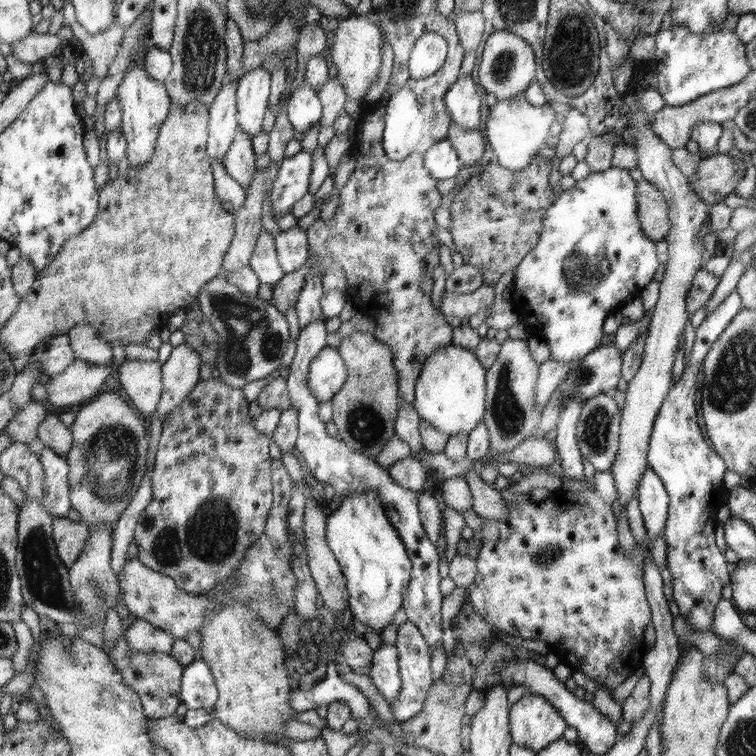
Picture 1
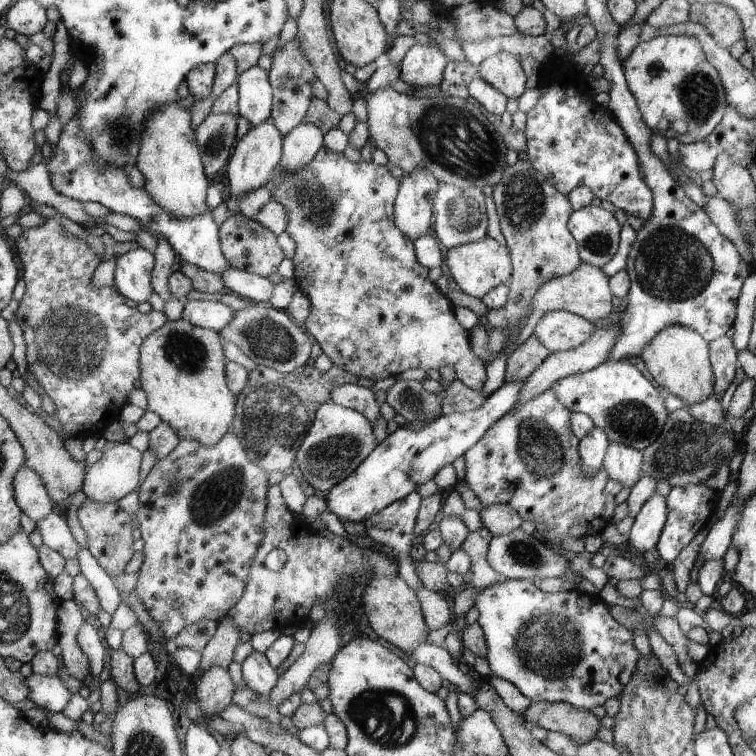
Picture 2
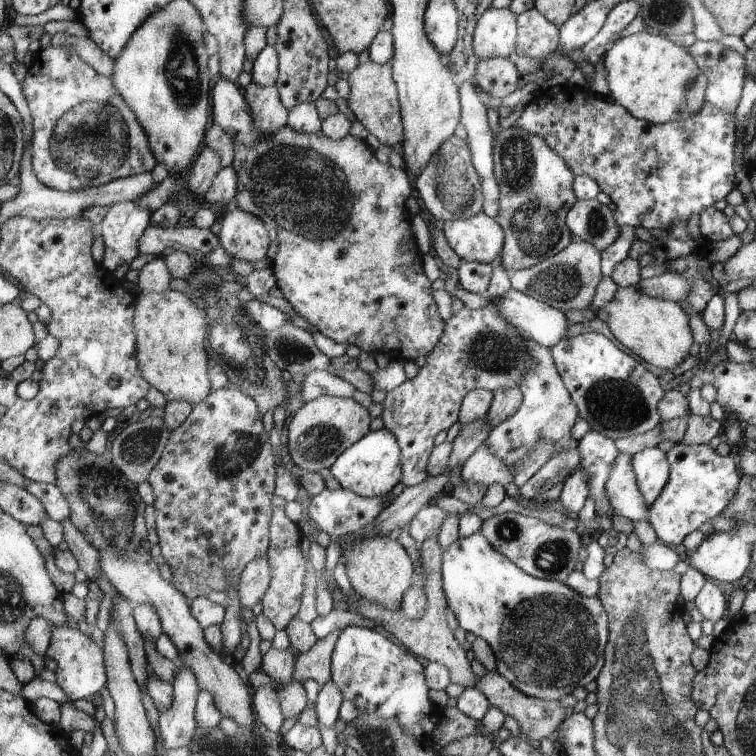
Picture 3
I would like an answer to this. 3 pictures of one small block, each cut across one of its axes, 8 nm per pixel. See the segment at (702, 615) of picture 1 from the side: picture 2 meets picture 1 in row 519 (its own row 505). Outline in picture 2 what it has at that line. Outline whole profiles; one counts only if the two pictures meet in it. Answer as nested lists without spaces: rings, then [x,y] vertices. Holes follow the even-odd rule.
[[[707,482],[688,484],[682,488],[671,488],[667,498],[668,516],[662,536],[656,545],[659,557],[672,563],[680,551],[692,542],[692,538],[704,527],[709,527],[715,519],[716,508],[720,500],[720,492],[710,488]]]

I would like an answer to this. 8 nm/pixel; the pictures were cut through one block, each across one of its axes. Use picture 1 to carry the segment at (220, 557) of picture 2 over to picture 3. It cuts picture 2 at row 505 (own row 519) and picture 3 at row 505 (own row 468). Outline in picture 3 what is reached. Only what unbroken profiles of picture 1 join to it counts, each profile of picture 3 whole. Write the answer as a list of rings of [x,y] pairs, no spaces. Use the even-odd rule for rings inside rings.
[[[234,386],[212,391],[212,394],[209,394],[200,404],[193,406],[188,418],[171,432],[163,456],[160,457],[155,468],[151,470],[147,481],[150,483],[155,496],[153,502],[156,514],[155,530],[159,538],[161,554],[173,572],[172,582],[188,600],[194,600],[198,597],[207,598],[209,592],[216,592],[216,590],[225,592],[231,583],[236,583],[239,580],[243,570],[247,568],[250,562],[266,556],[270,542],[270,516],[273,513],[271,500],[272,492],[274,492],[274,464],[276,464],[276,460],[272,456],[268,436],[262,428],[262,416],[260,416],[257,402]]]

